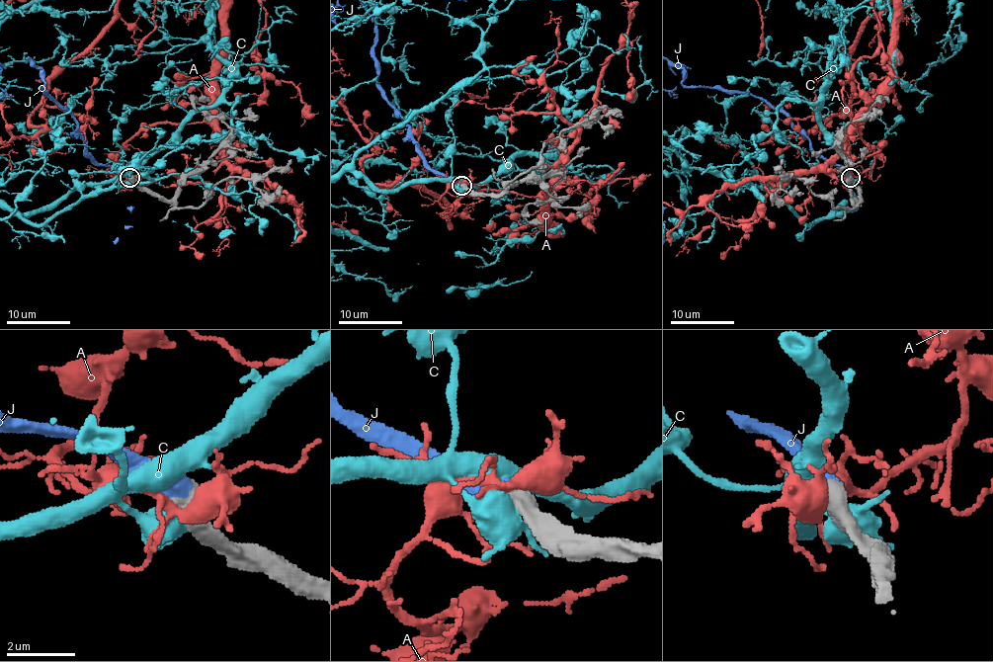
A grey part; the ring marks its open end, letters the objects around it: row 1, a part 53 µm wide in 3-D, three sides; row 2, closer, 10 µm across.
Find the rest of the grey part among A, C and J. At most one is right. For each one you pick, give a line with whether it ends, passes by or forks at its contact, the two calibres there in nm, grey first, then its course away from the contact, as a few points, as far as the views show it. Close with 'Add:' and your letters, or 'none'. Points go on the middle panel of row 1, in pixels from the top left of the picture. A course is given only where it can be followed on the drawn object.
J: it ends; calibres 700 and 700 nm
Add: J

